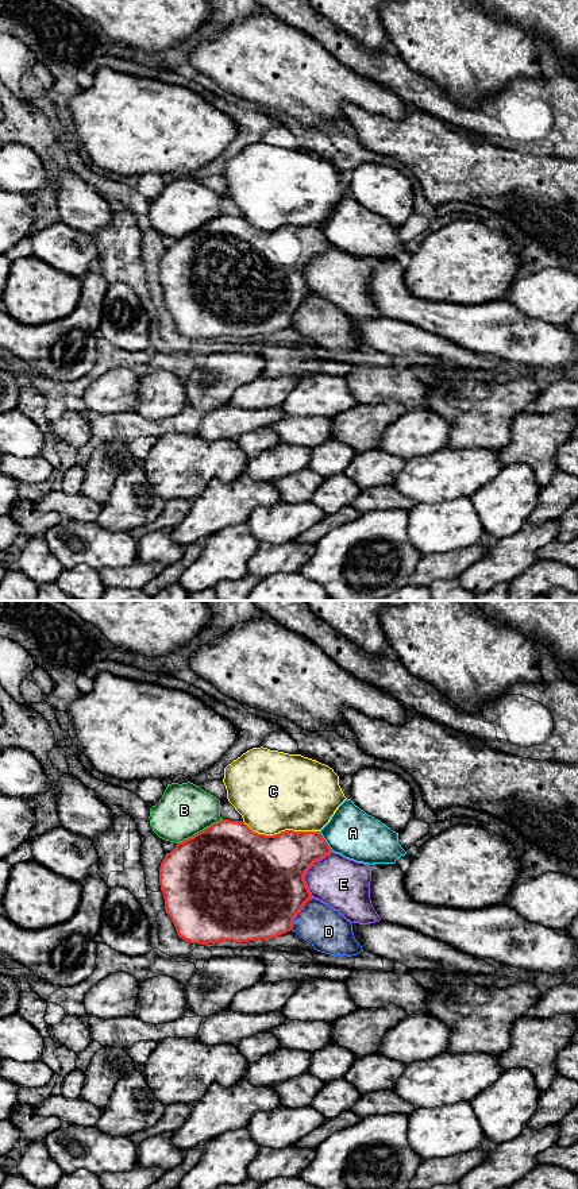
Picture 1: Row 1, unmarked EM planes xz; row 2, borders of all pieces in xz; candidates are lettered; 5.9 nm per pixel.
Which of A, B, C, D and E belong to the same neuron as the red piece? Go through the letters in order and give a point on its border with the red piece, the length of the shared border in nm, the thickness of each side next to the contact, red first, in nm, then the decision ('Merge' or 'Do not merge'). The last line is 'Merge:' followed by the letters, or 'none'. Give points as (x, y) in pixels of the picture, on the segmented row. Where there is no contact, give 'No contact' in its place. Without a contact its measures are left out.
A: Touches red at xz (324, 841). Shared border 150 nm. Thickness 300 nm (red) against 280 nm. Do not merge
B: Touches red at xz (200, 832). Shared border 320 nm. Thickness 500 nm (red) against 320 nm. Do not merge
C: Touches red at xz (281, 832). Shared border 460 nm. Thickness 440 nm (red) against 480 nm. Do not merge
D: Touches red at xz (299, 911). Shared border 240 nm. Thickness 500 nm (red) against 260 nm. Do not merge
E: Touches red at xz (307, 869). Shared border 300 nm. Thickness 460 nm (red) against 300 nm. Do not merge
Merge: none

